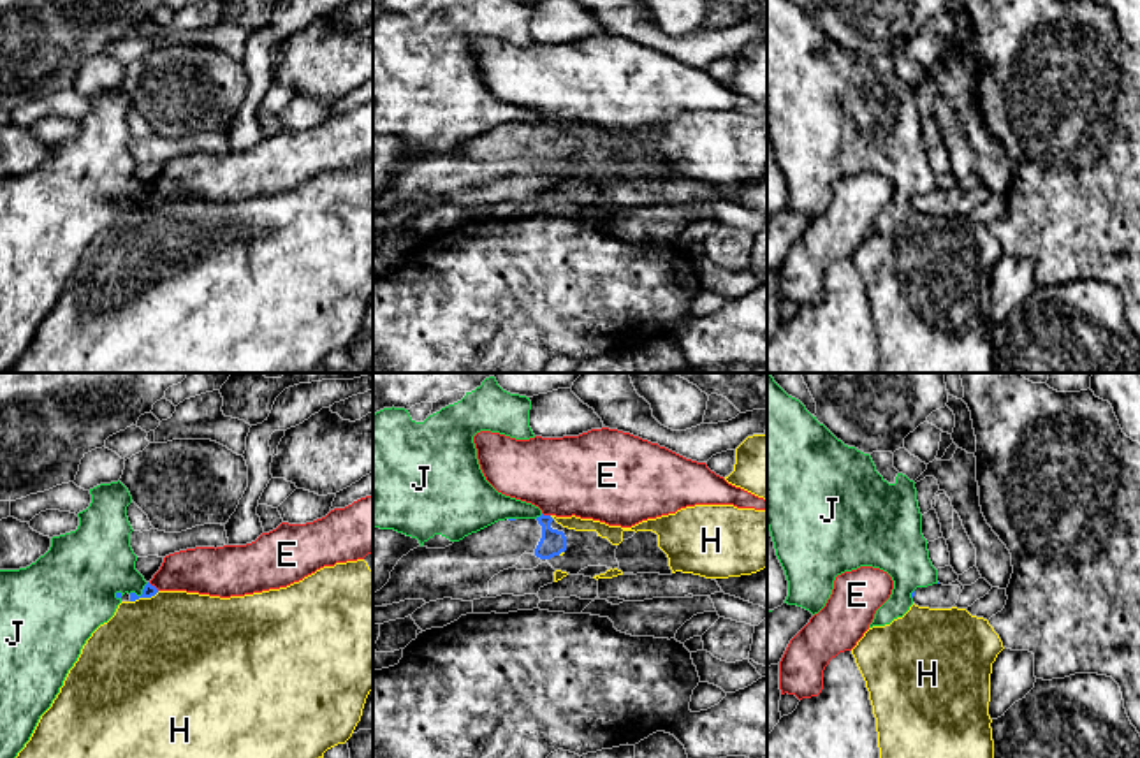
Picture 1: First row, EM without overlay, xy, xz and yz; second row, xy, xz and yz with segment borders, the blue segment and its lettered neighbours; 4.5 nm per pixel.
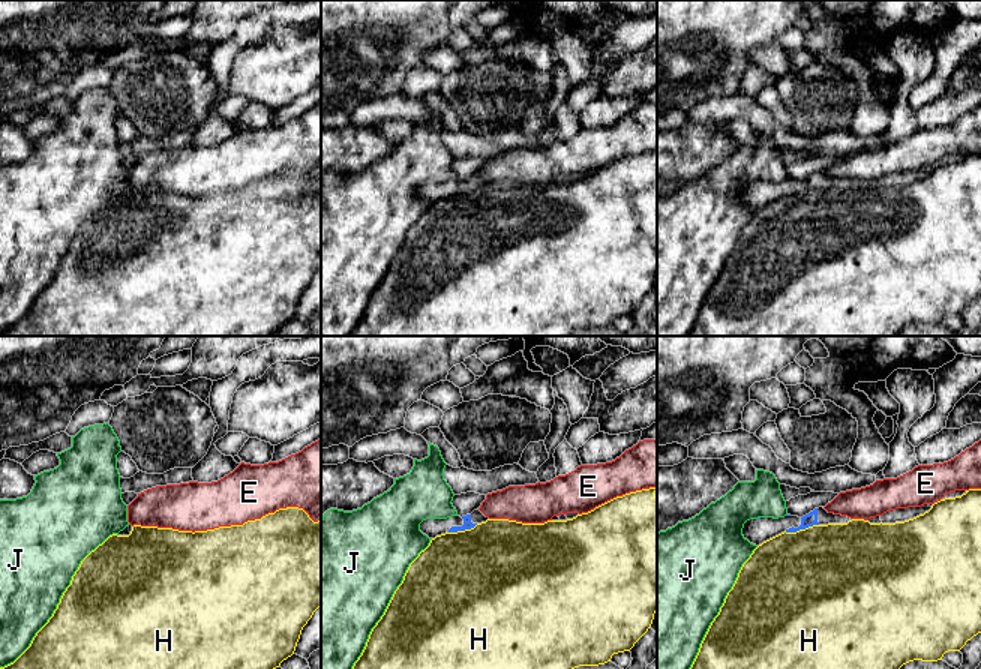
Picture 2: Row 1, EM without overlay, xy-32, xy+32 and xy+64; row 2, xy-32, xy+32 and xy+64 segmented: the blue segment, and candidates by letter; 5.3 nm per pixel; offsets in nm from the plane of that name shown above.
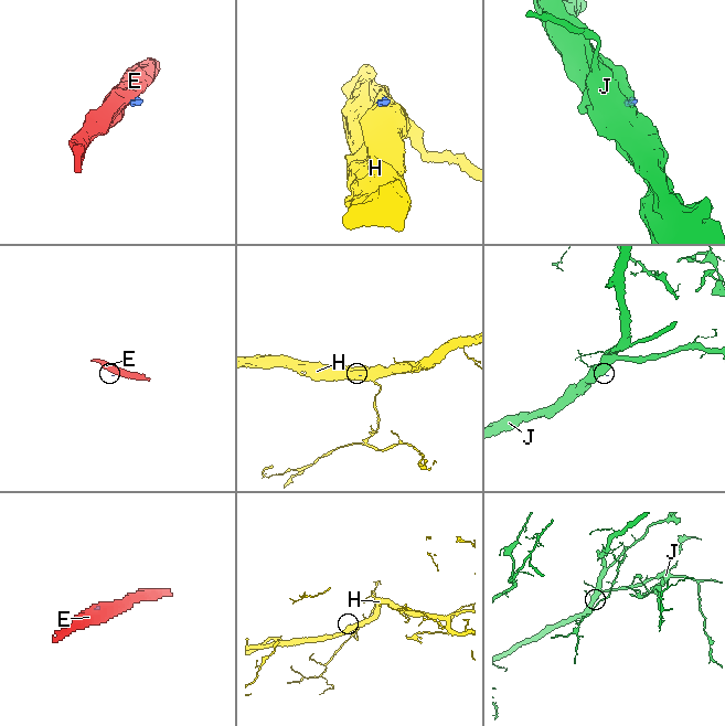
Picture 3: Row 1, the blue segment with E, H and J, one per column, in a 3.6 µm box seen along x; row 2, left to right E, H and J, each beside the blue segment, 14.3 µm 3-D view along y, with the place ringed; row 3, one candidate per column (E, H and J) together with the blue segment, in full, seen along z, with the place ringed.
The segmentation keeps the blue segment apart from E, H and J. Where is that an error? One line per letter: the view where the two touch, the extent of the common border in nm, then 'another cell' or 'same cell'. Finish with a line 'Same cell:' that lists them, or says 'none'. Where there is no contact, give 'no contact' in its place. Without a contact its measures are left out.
E: xy | 70 nm | another cell
H: xy | 140 nm | another cell
J: xy | 110 nm | another cell
Same cell: none

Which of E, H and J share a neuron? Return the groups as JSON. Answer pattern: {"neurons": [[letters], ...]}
{"neurons": [["E"], ["H"], ["J"]]}

